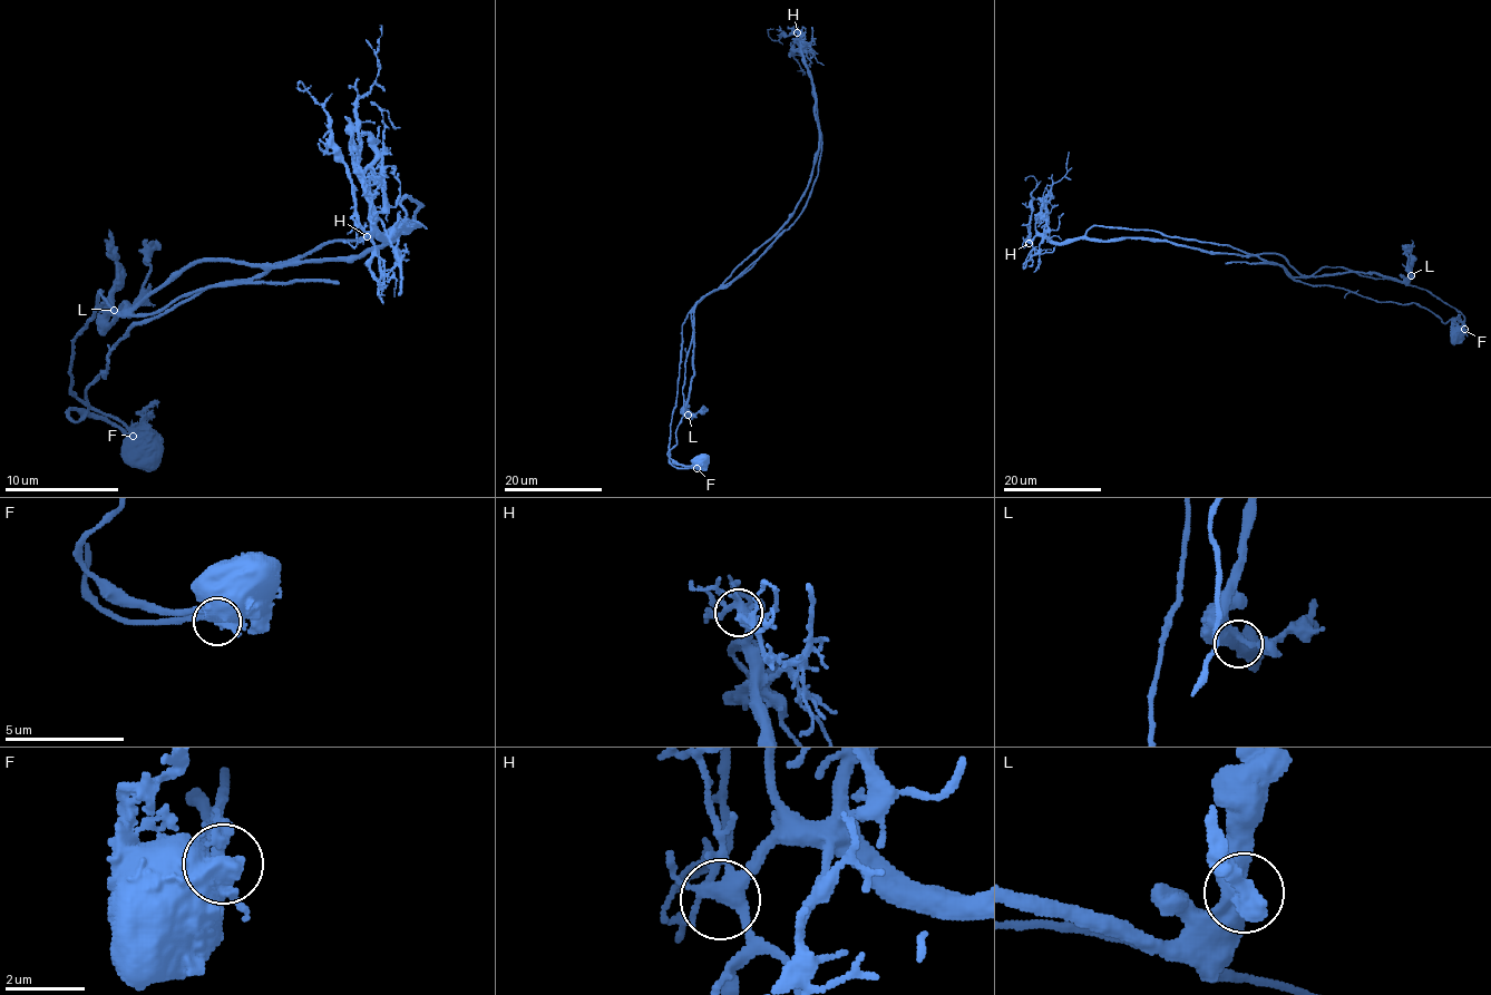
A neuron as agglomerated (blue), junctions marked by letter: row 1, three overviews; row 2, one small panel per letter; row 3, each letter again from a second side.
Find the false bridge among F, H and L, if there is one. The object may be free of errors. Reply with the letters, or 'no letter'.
F

